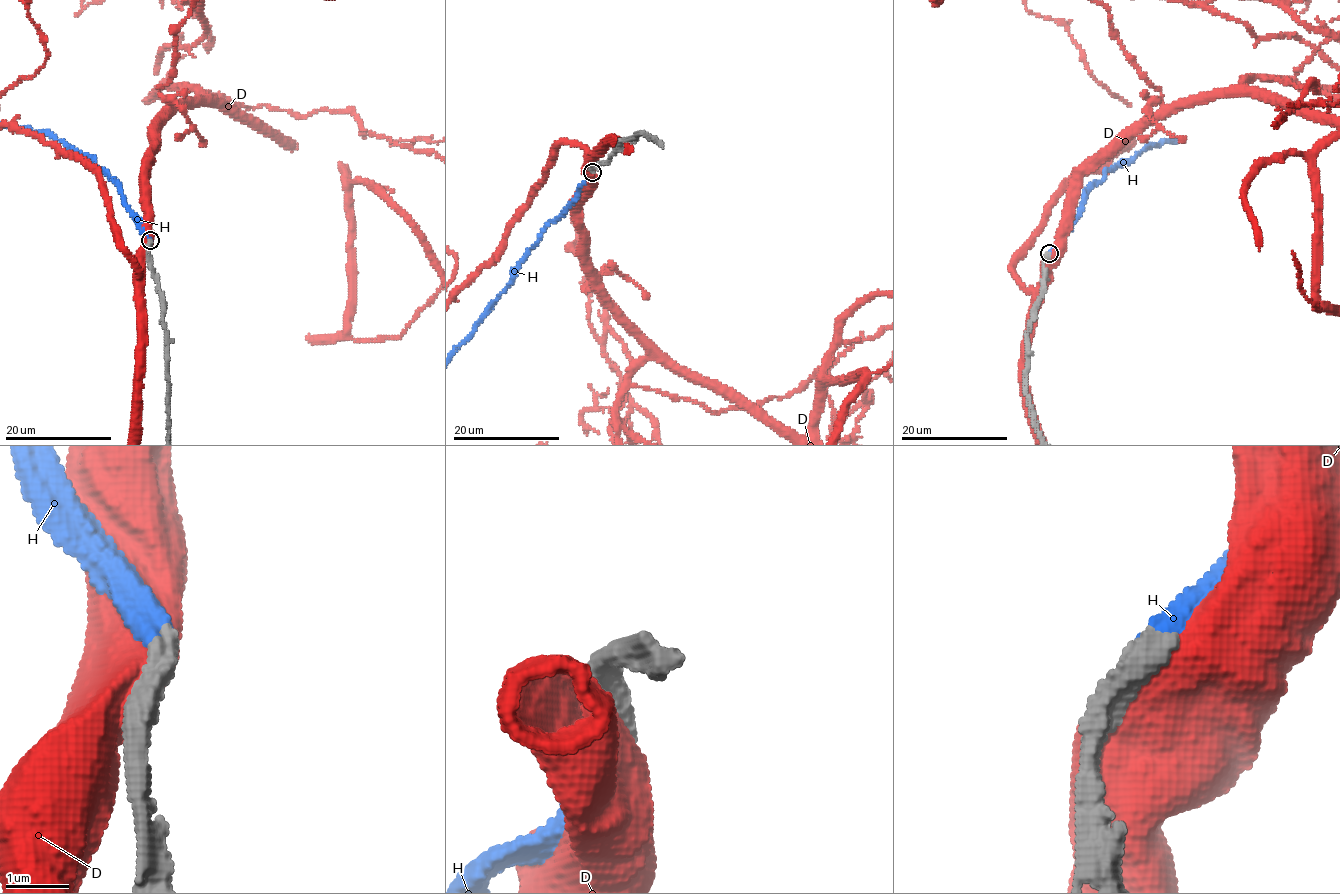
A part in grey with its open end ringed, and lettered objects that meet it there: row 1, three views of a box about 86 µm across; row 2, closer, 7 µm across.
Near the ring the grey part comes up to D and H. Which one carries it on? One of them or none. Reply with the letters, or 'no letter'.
H

